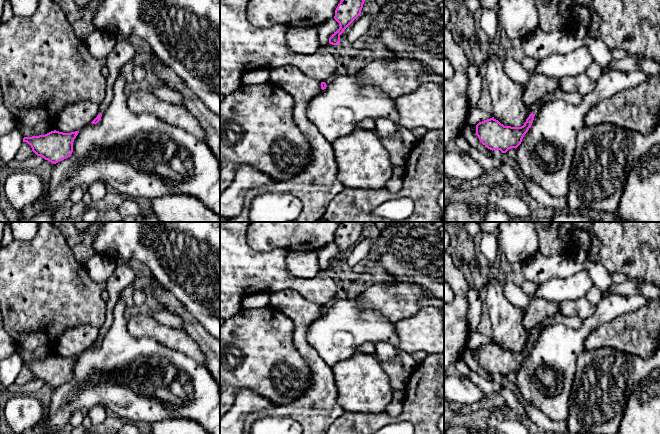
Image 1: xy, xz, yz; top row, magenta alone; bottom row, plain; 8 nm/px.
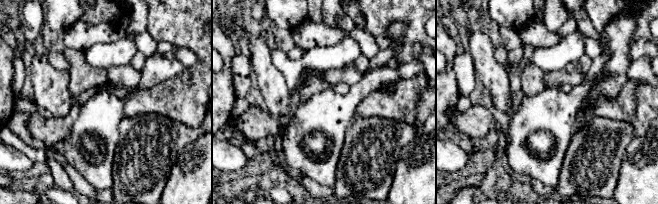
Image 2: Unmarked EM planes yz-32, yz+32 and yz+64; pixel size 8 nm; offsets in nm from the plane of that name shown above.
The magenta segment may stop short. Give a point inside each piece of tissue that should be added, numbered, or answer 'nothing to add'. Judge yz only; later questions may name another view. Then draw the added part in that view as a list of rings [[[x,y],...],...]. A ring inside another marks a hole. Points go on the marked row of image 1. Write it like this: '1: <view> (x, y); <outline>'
1: yz (574, 98); [[[557,90],[555,92],[549,92],[548,94],[546,94],[545,96],[543,96],[539,100],[537,100],[531,106],[531,112],[533,114],[536,114],[543,104],[545,104],[549,101],[555,101],[558,99],[562,99],[562,100],[566,101],[567,103],[577,106],[577,105],[581,104],[582,100],[583,100],[583,96],[578,92],[564,92],[562,90]]]

